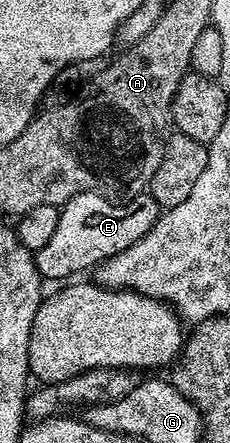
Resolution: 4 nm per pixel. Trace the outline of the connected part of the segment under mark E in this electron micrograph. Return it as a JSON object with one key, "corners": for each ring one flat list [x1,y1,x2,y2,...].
{"corners":[[94,193,76,195,60,207,58,229,54,229,54,234,42,250,35,252,36,268,45,280,67,280,79,276,76,275,79,271,87,267,95,269,105,259,130,249,130,245,144,238,161,214,162,208,154,201,151,193,141,193,123,201,113,201]]}

